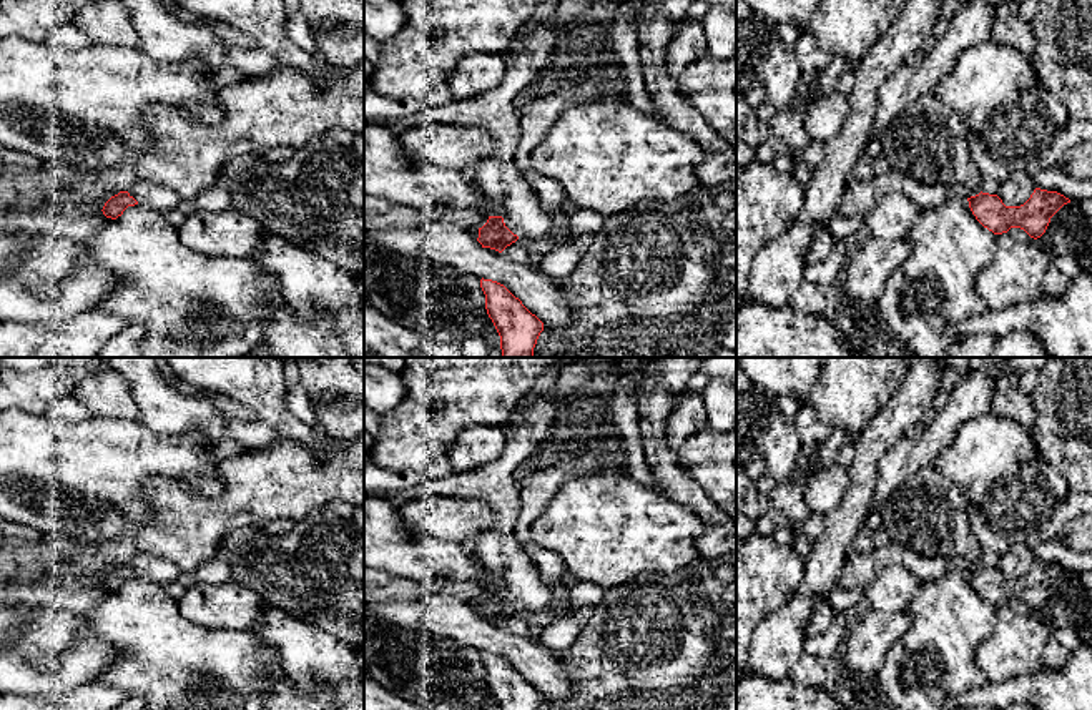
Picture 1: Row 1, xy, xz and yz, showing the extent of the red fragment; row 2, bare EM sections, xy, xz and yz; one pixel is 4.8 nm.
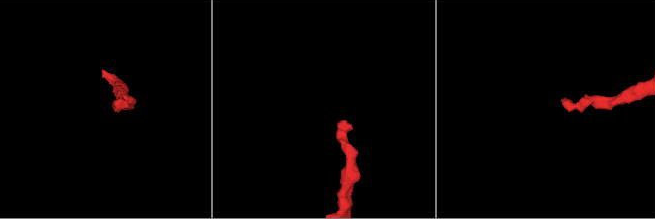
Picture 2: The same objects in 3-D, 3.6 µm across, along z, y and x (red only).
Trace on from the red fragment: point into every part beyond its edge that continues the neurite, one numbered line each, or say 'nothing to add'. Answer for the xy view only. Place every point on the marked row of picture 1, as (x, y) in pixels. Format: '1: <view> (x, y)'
1: xy (157, 197)

